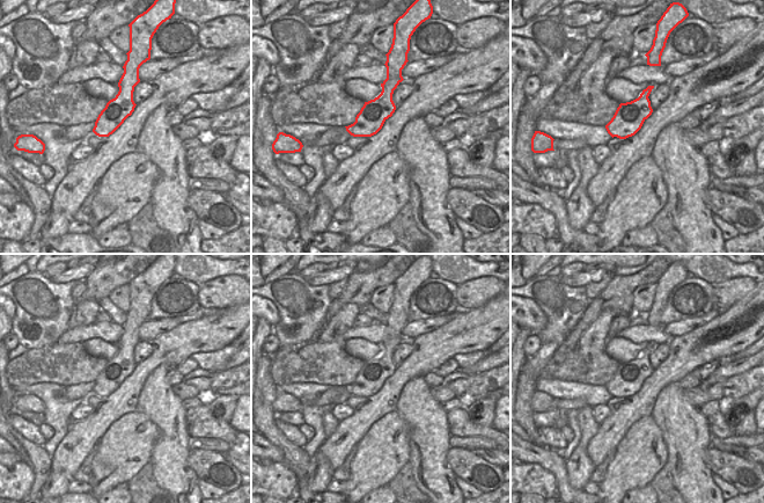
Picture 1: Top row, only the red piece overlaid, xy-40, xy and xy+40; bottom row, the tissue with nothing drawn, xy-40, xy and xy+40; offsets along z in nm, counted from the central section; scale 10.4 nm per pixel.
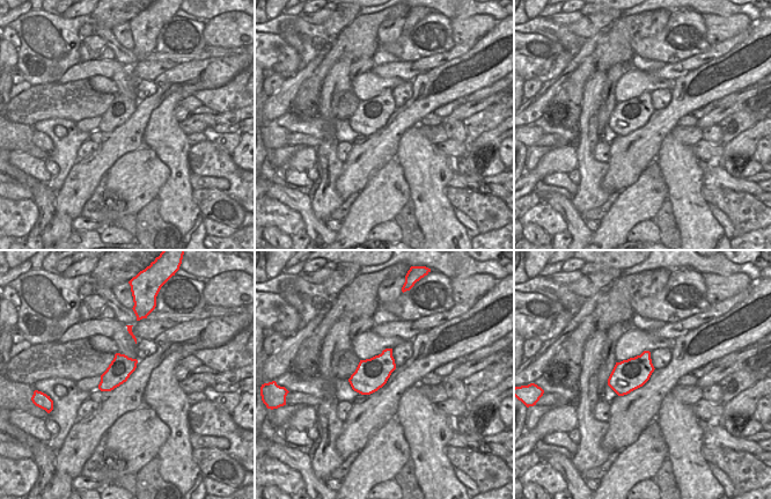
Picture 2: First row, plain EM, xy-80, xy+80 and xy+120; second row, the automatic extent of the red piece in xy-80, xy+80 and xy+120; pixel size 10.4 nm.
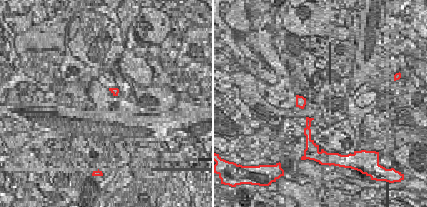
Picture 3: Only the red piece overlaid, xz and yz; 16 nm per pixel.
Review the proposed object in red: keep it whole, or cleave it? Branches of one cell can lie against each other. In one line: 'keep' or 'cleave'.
keep

